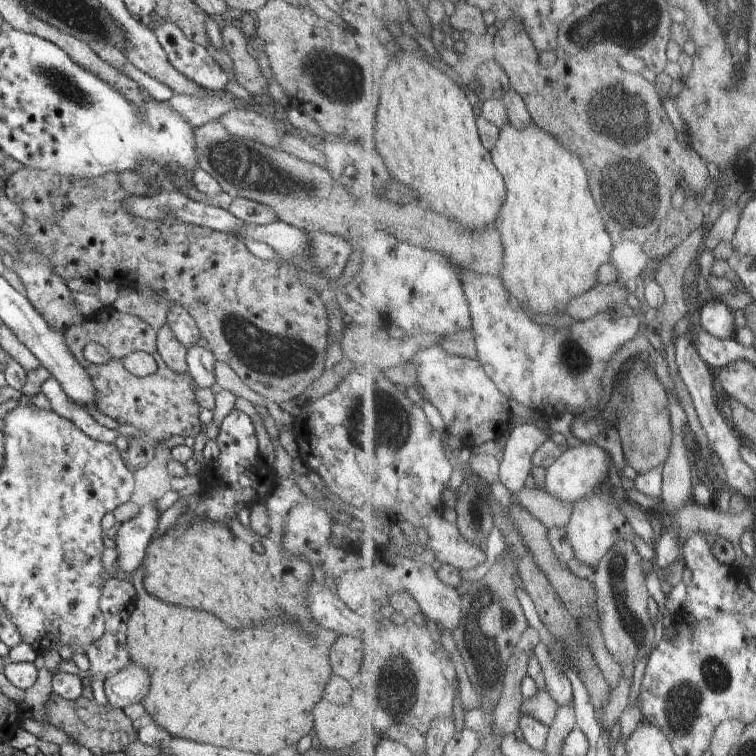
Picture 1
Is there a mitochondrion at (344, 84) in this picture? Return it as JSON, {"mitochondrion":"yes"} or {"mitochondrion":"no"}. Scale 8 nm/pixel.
{"mitochondrion":"yes"}

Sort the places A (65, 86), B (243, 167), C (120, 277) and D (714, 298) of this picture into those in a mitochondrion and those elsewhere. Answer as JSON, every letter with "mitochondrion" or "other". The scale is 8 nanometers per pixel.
{"A":"mitochondrion","B":"mitochondrion","C":"other","D":"other"}

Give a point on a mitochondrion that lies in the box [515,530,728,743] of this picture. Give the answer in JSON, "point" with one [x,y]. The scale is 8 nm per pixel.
{"point":[631,622]}

